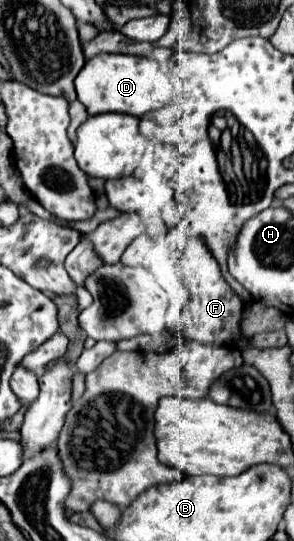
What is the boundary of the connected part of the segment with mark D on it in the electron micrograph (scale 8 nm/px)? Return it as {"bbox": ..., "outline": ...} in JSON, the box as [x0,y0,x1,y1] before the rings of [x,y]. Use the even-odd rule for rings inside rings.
{"bbox":[75,54,173,118],"outline":[[[97,54],[87,60],[75,78],[75,88],[79,102],[85,104],[91,116],[103,112],[123,112],[139,118],[145,112],[167,106],[173,96],[171,78],[155,60],[129,54]]]}

